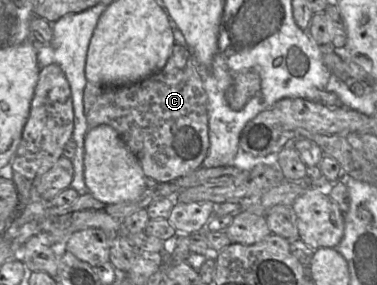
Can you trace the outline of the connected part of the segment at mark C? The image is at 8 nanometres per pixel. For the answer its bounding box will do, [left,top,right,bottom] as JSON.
[84,43,209,183]

